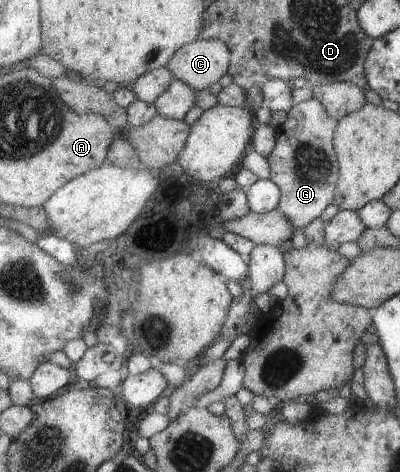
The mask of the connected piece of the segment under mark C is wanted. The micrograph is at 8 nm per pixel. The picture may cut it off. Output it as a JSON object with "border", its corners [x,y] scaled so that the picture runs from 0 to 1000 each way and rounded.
{"border":[[[495,83],[463,93],[418,136],[440,167],[460,172],[488,193],[508,193],[535,182],[563,157],[573,157],[578,104],[550,83]]]}

